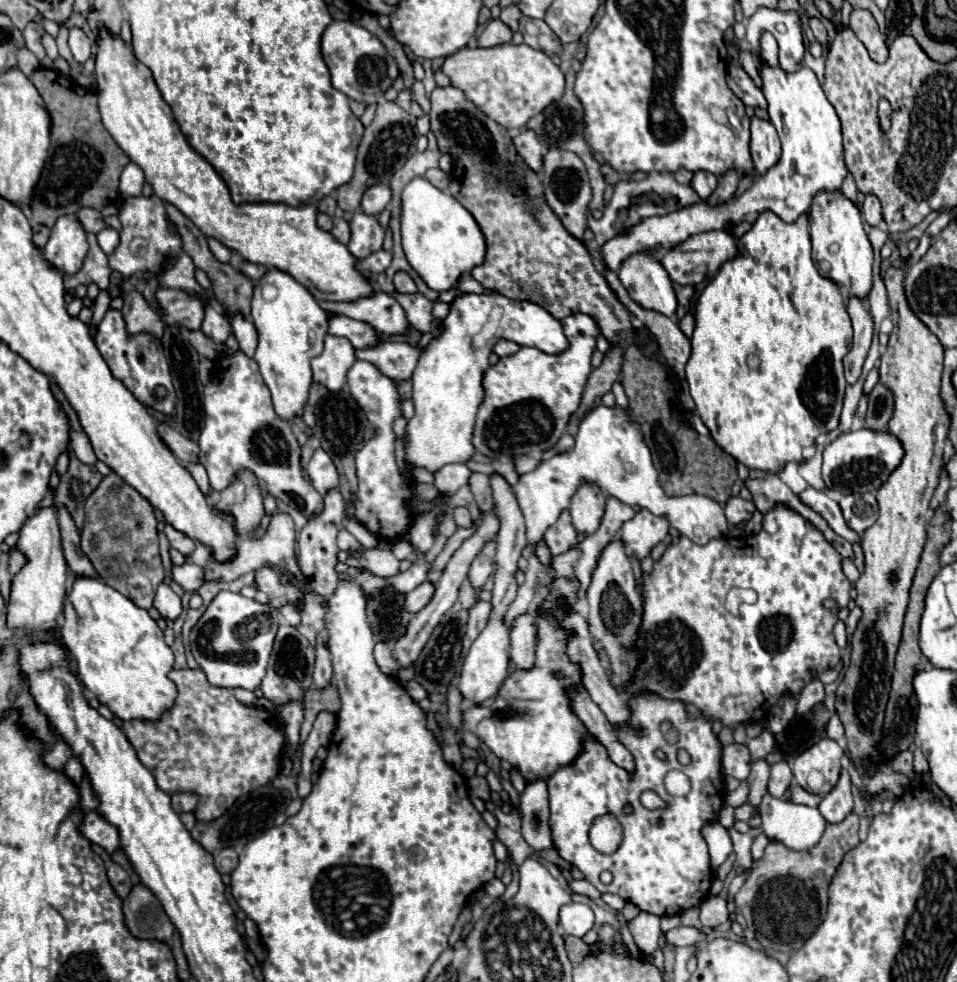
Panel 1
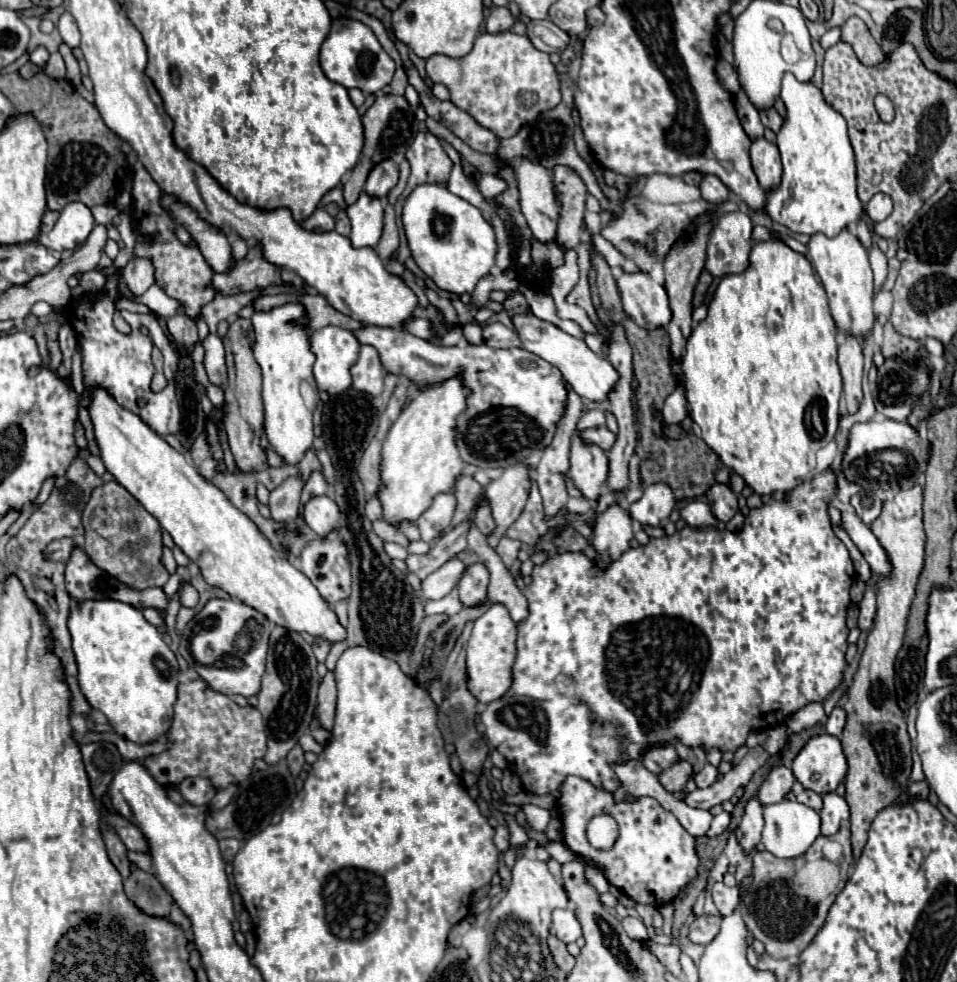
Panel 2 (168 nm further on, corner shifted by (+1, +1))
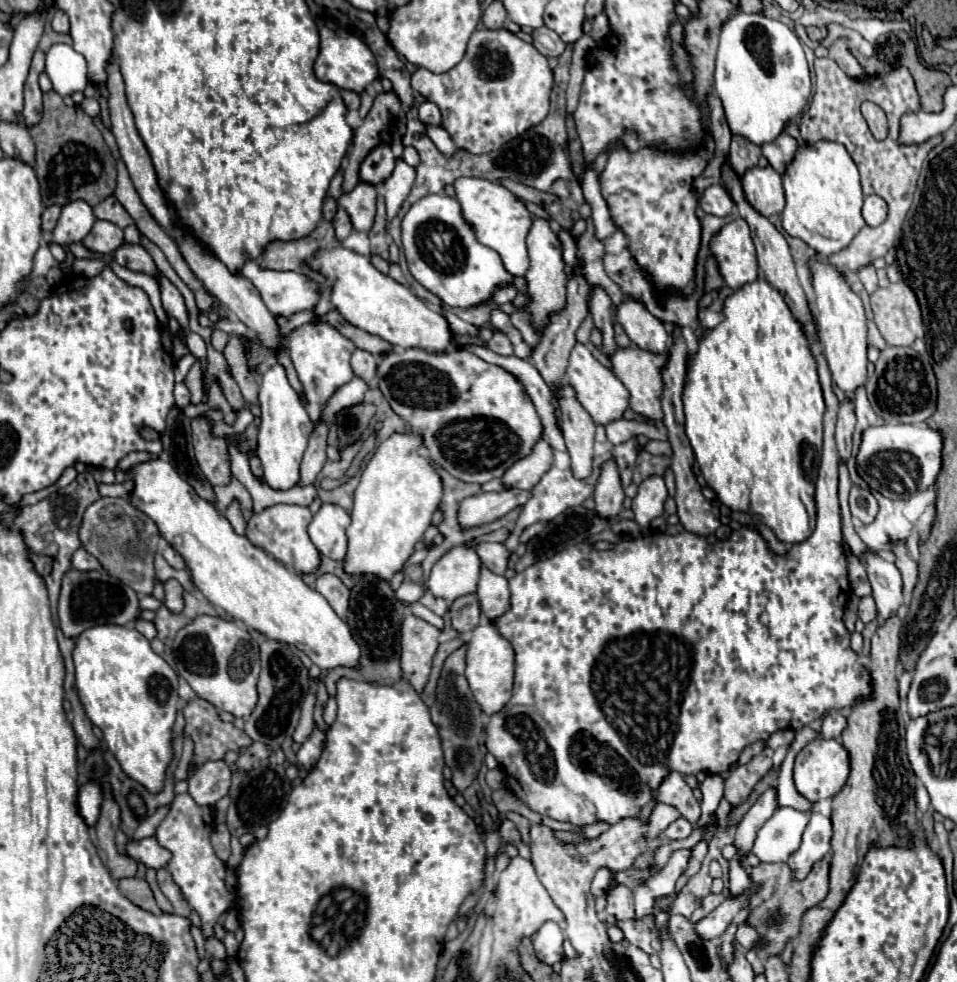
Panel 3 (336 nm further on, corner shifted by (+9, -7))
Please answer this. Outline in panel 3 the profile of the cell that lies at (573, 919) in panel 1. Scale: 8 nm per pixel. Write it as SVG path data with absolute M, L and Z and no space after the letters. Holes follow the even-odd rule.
M552 921L544 923L540 927L540 931L536 931L534 941L532 941L536 957L542 963L548 963L548 965L554 965L556 961L562 961L564 959L562 941L564 941L564 935L562 935L560 927L556 923L552 923Z

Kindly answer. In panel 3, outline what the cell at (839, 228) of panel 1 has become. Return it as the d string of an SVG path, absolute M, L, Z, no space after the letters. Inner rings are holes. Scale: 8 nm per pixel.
M812 261L810 263L814 275L814 293L816 293L816 321L820 339L824 343L824 355L830 365L832 381L844 393L856 393L856 387L866 383L866 311L862 299L850 291L850 285L842 273L838 273L832 265Z

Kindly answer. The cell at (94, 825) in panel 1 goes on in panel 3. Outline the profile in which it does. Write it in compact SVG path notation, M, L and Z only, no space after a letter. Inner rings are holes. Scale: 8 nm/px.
M146 837L142 841L132 841L132 843L126 845L126 851L134 861L140 861L146 867L154 867L154 869L166 867L168 861L172 859L172 853L168 849L160 847L156 837Z

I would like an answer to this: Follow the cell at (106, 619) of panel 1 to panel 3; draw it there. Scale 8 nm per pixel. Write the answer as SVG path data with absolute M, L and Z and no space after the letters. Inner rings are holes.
M96 625L86 629L74 647L76 687L86 715L104 733L104 743L112 751L124 769L124 773L136 783L144 785L150 793L160 793L164 787L166 769L174 757L172 751L172 727L178 711L178 675L176 671L150 649L148 639L130 627Z

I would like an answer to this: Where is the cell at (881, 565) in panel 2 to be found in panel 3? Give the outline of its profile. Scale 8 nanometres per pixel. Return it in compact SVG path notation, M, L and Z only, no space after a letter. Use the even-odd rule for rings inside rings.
M866 551L862 559L866 563L868 579L872 585L872 597L876 601L880 619L902 615L906 611L906 601L902 593L902 577L896 565L874 551Z

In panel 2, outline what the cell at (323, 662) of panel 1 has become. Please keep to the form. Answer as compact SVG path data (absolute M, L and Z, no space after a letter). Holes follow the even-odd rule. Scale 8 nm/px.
M328 671L324 675L324 679L320 681L318 687L318 705L314 711L314 719L318 721L318 725L326 731L332 729L334 725L334 711L336 711L336 683L334 683L334 675L332 671Z

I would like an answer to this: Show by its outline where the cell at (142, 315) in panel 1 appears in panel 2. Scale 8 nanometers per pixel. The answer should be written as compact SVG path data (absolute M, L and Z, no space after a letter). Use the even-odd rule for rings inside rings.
M130 259L122 271L122 279L134 297L140 297L150 285L154 285L154 267L148 259Z

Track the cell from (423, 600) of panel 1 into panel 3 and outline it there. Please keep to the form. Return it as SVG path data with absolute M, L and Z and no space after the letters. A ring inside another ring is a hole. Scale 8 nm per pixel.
M456 545L432 567L426 589L446 601L474 595L480 577L480 565L482 563L476 555L476 547Z

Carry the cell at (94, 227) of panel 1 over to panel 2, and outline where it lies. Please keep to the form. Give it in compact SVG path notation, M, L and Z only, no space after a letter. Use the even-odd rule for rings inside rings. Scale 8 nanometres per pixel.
M96 205L96 207L92 207L92 215L94 215L94 221L96 223L102 223L102 225L108 225L116 215L118 215L118 211L116 211L116 207L112 207L112 205Z

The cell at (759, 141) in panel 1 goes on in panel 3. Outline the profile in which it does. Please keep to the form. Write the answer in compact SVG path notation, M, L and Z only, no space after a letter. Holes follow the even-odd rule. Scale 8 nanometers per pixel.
M768 165L764 169L752 167L742 179L746 201L766 219L780 215L784 209L782 177Z

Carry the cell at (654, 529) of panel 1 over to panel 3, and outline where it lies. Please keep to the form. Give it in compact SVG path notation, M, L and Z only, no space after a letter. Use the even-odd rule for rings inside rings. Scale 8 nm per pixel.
M650 475L644 479L638 487L638 495L632 499L632 511L634 511L634 521L640 527L648 527L652 519L660 517L664 513L664 501L668 497L664 477L660 475Z

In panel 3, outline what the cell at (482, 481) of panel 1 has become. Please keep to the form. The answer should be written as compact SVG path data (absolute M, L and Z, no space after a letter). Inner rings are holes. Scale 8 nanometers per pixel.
M480 543L478 545L478 557L480 561L496 575L504 575L506 563L510 557L510 551L504 547L504 543Z

